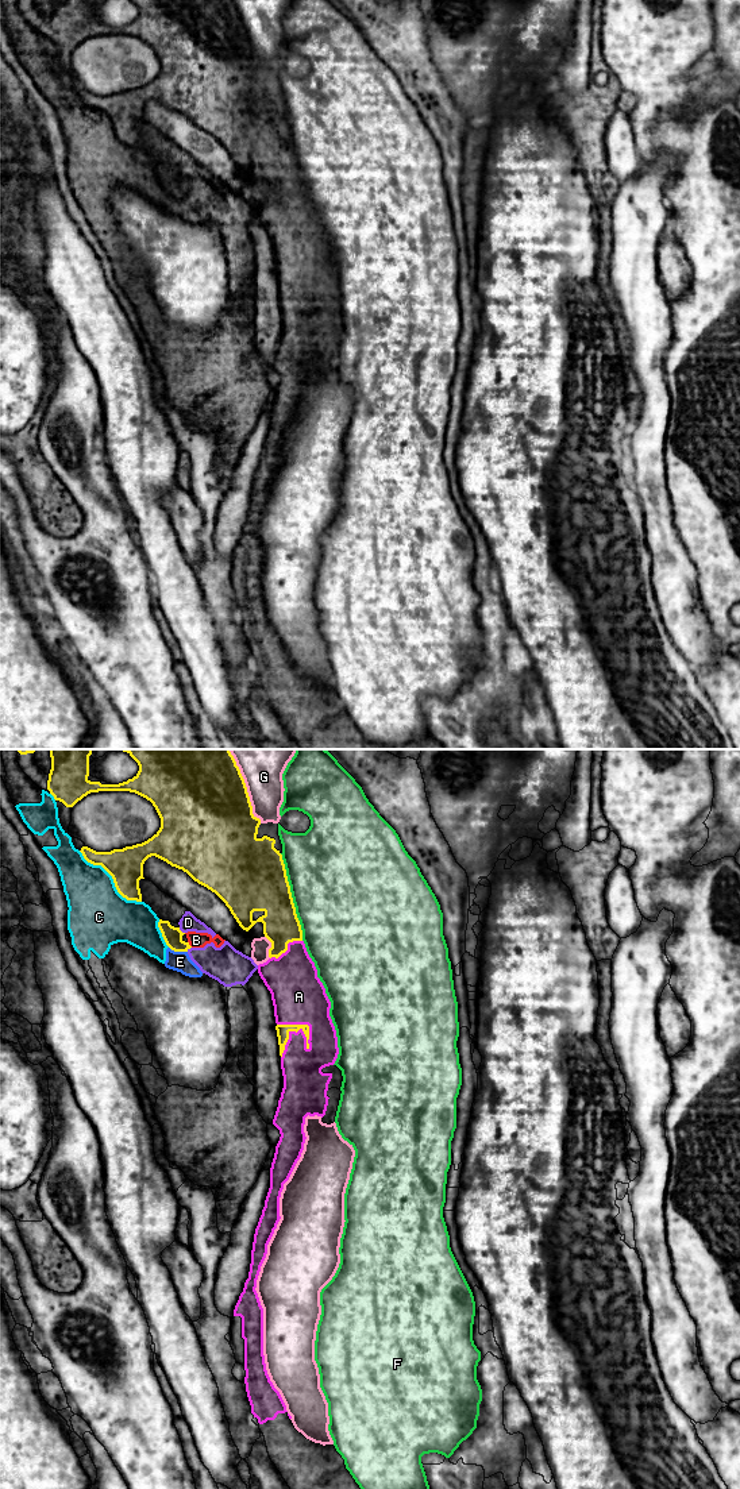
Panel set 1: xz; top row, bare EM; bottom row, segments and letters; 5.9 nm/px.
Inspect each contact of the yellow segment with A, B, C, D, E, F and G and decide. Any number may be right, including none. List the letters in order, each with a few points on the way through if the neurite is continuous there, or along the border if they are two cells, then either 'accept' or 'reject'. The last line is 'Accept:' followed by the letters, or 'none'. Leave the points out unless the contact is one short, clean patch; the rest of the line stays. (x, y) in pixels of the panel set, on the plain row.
A: accept
B: border along xz (188, 185), (192, 191); reject
C: reject
D: reject
E: reject
F: reject
G: reject
Accept: A

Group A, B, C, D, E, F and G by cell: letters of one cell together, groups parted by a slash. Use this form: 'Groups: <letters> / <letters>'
Groups: A / B C D E / F / G

